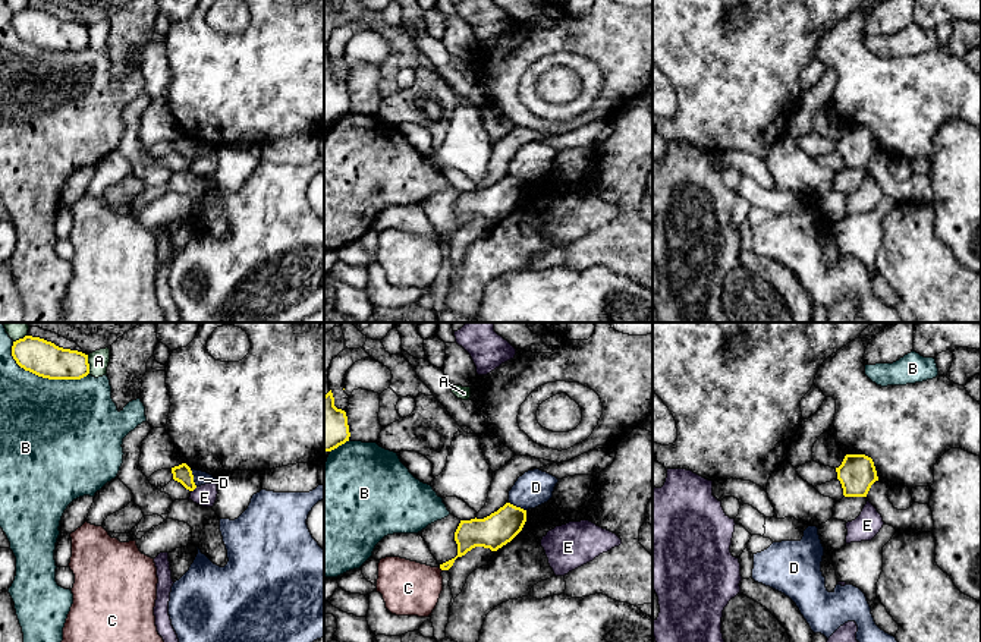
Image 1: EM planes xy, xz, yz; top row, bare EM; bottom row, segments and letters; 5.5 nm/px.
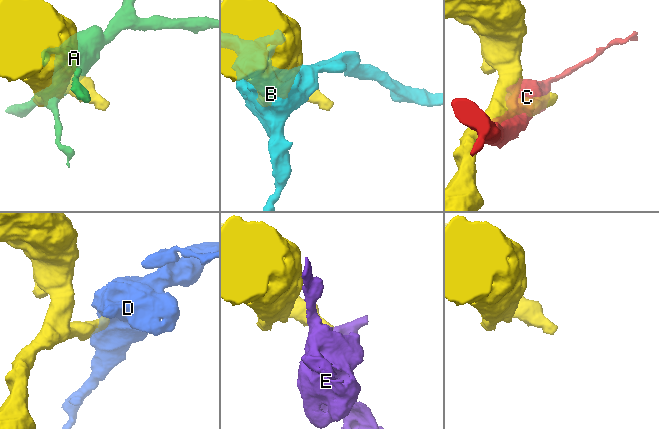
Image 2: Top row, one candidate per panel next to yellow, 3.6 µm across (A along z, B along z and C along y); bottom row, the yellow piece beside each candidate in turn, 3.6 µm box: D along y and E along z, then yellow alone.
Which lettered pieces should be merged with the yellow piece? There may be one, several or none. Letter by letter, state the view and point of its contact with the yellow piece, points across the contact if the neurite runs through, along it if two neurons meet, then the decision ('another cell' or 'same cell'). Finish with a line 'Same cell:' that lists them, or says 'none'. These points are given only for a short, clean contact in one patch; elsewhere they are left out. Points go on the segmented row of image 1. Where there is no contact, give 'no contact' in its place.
A: xy (88, 364) | another cell
B: xy (43, 377) | another cell
C: no contact | another cell
D: xy (192, 478) | along xy (189, 469), (197, 485) | another cell
E: xy (194, 488) | another cell
Same cell: none

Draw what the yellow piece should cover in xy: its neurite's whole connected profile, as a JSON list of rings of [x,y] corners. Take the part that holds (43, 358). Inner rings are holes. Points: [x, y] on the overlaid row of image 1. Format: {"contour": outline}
{"contour": [[[40,337],[13,342],[12,356],[25,371],[48,380],[81,380],[89,374],[88,355]]]}

